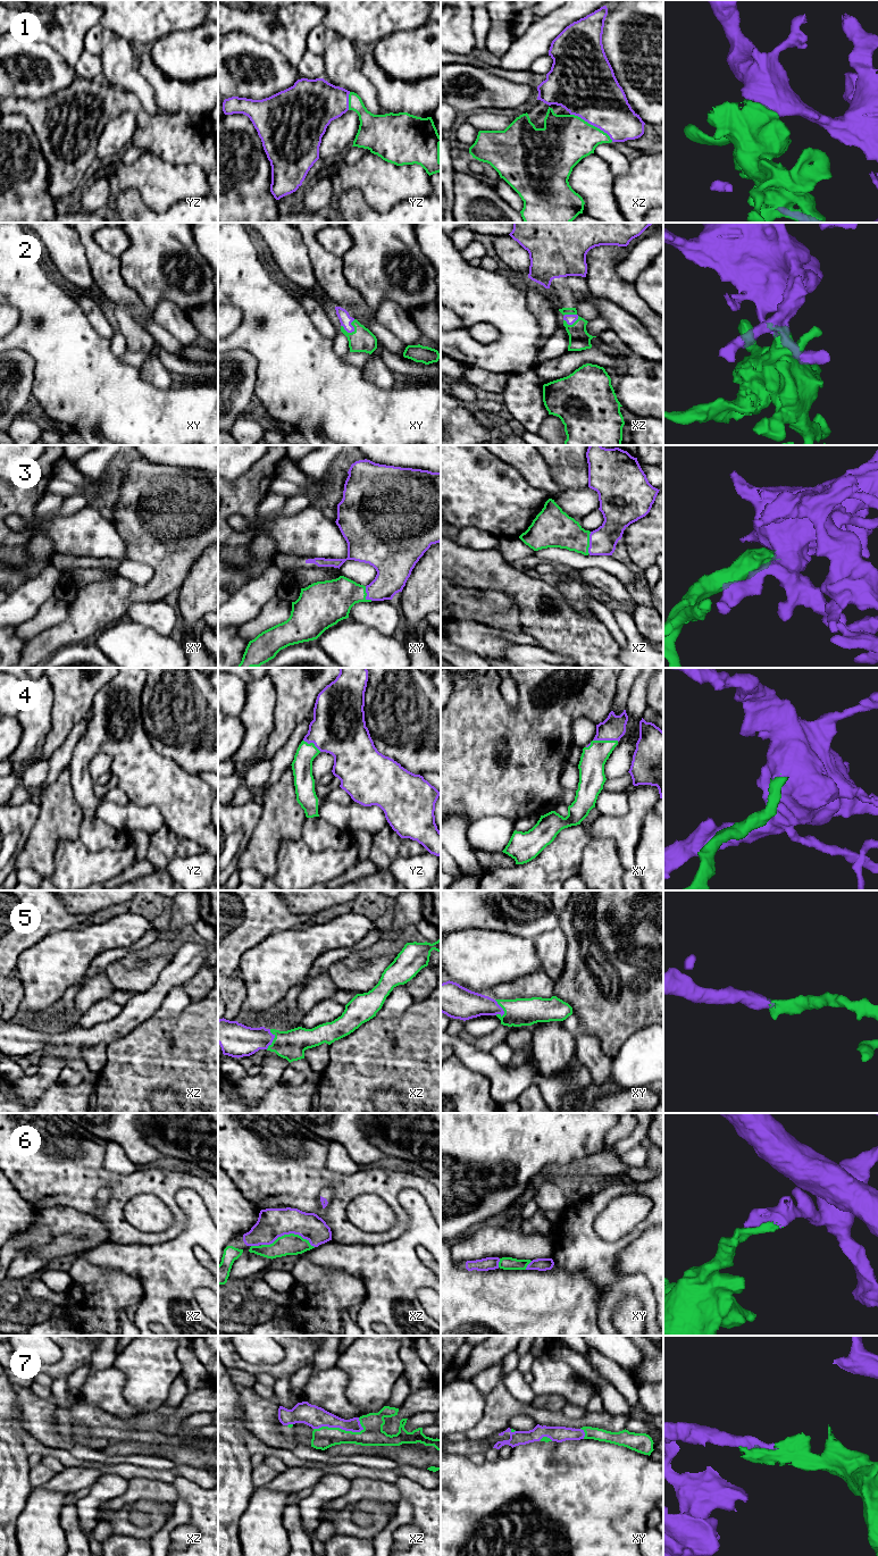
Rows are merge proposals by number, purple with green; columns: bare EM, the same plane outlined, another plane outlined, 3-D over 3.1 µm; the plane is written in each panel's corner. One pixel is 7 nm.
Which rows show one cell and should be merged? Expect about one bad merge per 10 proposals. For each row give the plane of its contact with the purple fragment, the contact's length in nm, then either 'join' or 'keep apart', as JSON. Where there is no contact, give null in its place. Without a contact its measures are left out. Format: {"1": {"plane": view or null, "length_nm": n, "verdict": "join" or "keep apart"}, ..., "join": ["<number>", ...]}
{"1": {"plane": "xz", "length_nm": 360, "verdict": "join"}, "2": {"plane": "xz", "length_nm": 120, "verdict": "join"}, "3": {"plane": "xz", "length_nm": 160, "verdict": "join"}, "4": {"plane": "xy", "length_nm": 180, "verdict": "join"}, "5": {"plane": "xy", "length_nm": 140, "verdict": "join"}, "6": {"plane": "xz", "length_nm": 380, "verdict": "join"}, "7": {"plane": "xz", "length_nm": 360, "verdict": "join"}, "join": ["1", "2", "3", "4", "5", "6", "7"]}

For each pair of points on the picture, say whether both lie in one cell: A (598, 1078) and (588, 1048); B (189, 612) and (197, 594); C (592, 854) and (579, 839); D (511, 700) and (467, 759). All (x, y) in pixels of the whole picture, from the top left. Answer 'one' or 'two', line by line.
A: one
B: one
C: two
D: two

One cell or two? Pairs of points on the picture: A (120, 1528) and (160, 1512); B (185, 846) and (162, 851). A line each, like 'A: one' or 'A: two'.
A: one
B: two

